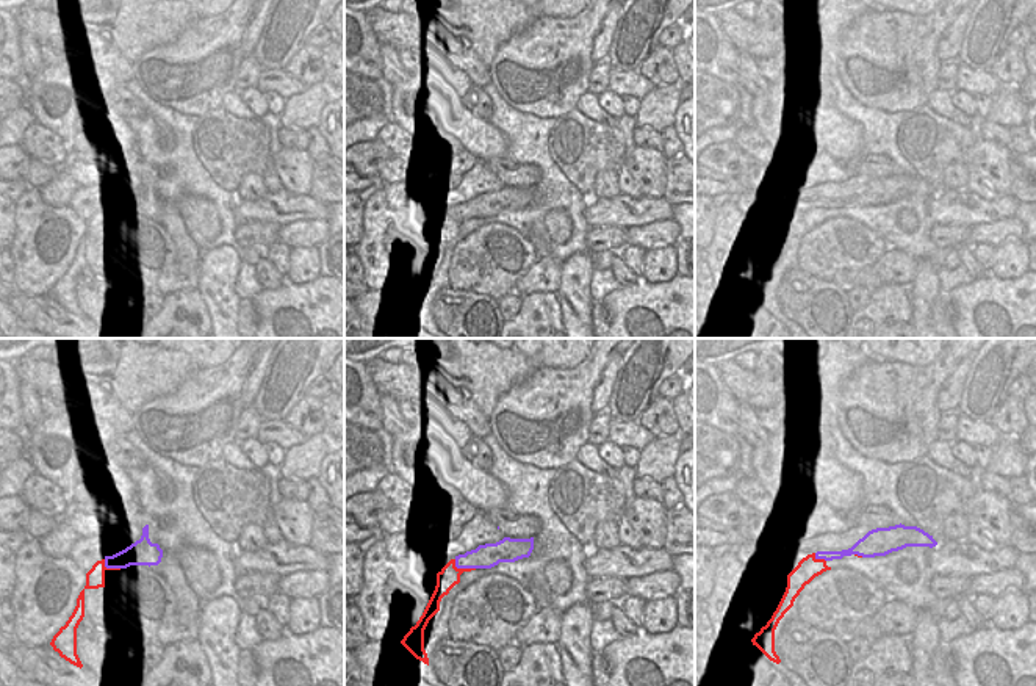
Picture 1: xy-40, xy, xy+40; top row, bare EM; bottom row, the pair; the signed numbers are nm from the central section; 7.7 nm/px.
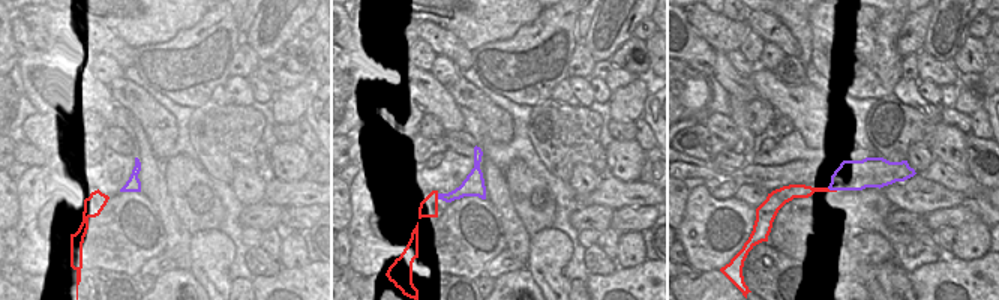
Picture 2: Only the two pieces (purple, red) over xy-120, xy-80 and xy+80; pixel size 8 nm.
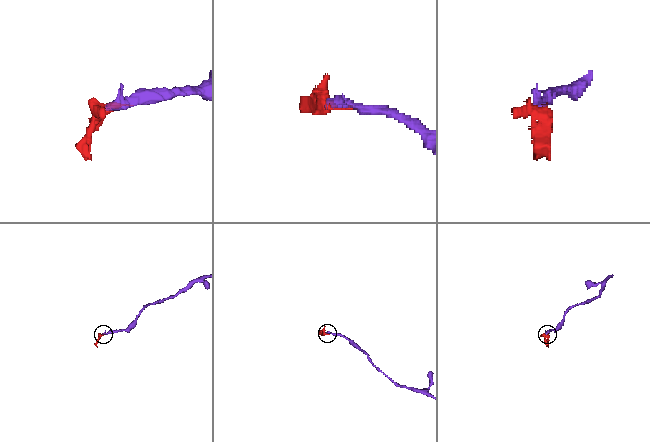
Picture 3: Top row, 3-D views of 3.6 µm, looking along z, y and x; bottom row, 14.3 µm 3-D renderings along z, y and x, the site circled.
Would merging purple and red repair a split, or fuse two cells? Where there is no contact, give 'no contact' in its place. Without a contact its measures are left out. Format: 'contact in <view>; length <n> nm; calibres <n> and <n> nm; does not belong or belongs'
contact in xy; length 180 nm; calibres 190 and 160 nm; does not belong

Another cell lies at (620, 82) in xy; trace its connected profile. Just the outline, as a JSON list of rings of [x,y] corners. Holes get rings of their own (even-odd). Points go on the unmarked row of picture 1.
[[[610,69],[609,91],[618,96],[634,96],[642,100],[656,86],[637,70]]]

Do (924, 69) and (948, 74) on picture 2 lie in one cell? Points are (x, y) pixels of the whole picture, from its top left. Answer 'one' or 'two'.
one

